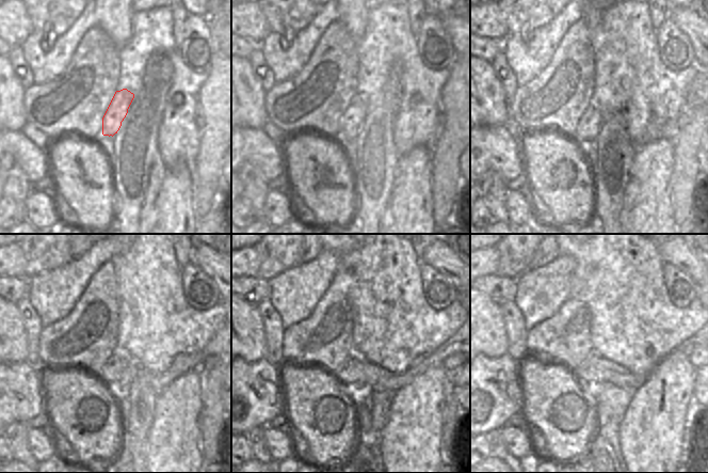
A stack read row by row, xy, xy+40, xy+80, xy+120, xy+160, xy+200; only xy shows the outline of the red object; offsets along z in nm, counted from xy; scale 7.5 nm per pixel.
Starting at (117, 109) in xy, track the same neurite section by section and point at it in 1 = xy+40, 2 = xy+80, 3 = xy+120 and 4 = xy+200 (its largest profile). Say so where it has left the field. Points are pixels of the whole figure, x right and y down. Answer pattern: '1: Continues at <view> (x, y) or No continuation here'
1: Continues at xy+40 (350, 123)
2: Continues at xy+80 (589, 124)
3: Continues at xy+120 (121, 356)
4: Continues at xy+200 (577, 374)

